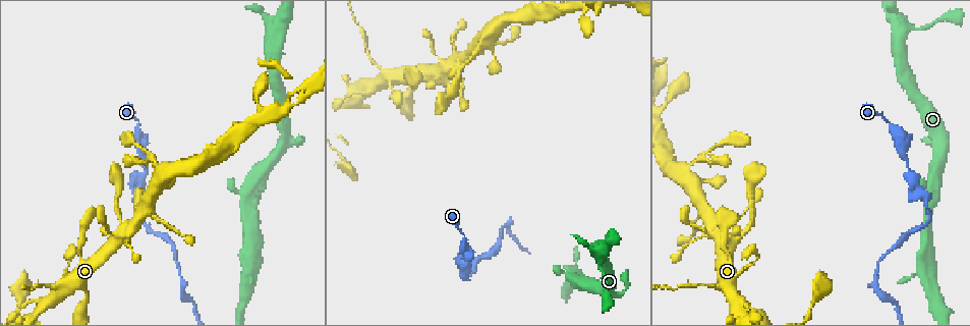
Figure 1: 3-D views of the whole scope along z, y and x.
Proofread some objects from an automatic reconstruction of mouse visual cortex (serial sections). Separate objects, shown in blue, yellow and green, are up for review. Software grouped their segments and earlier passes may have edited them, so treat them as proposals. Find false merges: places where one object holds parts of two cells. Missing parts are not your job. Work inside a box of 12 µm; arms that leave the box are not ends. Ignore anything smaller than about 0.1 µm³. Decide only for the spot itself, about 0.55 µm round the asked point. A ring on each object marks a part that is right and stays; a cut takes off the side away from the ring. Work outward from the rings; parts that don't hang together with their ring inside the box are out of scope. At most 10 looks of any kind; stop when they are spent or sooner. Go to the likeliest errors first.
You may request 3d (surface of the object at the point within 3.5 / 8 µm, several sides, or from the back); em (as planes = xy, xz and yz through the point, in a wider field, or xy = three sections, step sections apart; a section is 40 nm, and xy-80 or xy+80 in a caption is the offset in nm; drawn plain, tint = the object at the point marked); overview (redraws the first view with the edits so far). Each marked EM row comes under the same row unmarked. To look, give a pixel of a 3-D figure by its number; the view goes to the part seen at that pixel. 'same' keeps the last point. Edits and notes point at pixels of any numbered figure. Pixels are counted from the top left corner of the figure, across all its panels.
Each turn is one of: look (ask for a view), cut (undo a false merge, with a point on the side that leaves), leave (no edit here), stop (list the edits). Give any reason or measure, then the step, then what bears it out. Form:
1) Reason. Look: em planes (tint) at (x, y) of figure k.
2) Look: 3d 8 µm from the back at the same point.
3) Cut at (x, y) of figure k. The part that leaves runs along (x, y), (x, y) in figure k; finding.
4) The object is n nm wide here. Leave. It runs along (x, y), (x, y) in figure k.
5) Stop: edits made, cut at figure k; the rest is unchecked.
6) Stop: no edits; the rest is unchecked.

Thick turns thin. Look: 3d 3.5 µm at (147, 174) of figure 1.

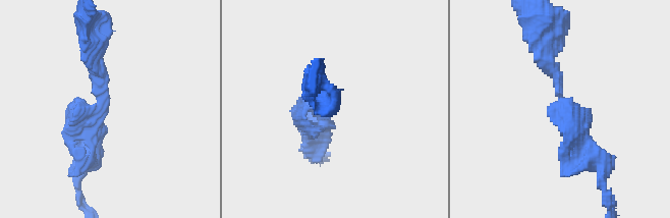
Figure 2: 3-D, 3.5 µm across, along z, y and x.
Leave. It runs along (546, 46), (576, 146), (593, 161) in figure 2; one cell here.

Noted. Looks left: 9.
Arms part here. Look: 3d 3.5 µm at (61, 285) of figure 1.

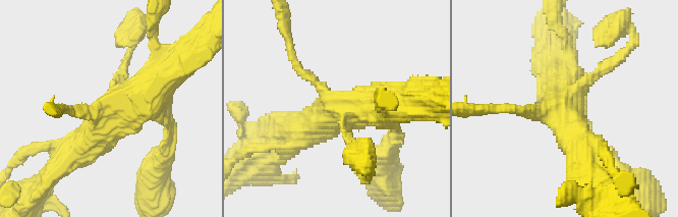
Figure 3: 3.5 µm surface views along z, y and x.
Now the EM. Look: em planes (tint) at (107, 112) of figure 3.

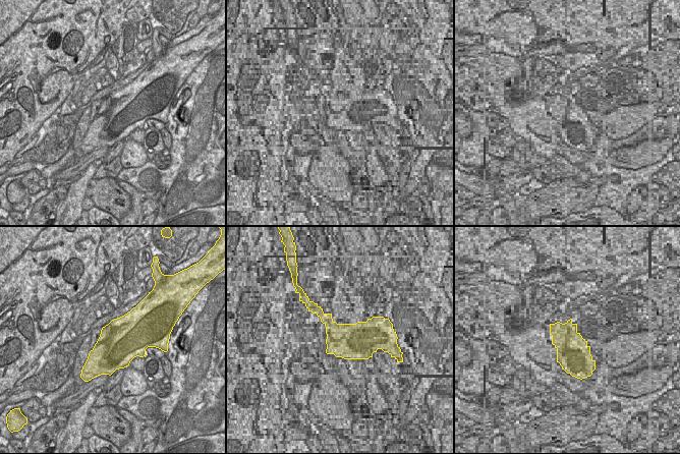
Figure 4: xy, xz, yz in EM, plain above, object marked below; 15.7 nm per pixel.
The object is 700 nm wide here. Leave. It runs along (166, 76), (68, 155) in figure 3; continuous, no second cell.

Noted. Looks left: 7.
Arms part here. Look: 3d 3.5 µm at (446, 82) of figure 1.

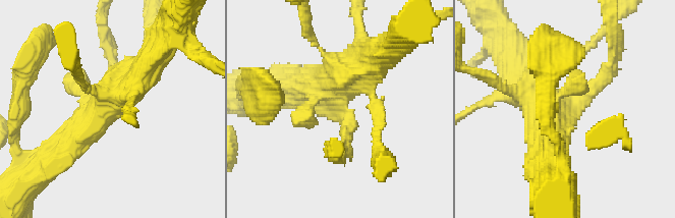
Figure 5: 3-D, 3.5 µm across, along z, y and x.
Look: em xy step 2 (tint) at (343, 107) of figure 5.

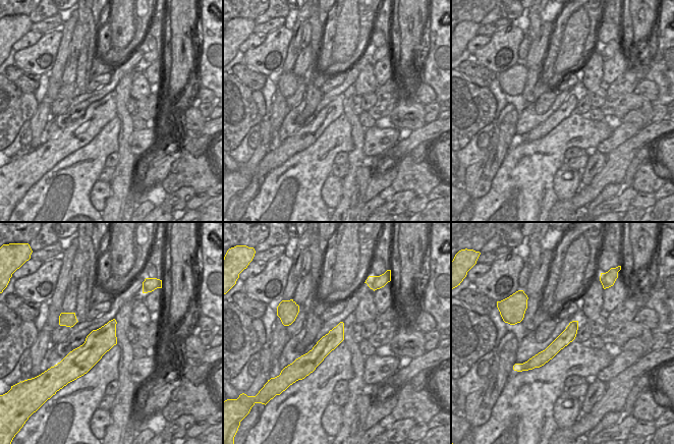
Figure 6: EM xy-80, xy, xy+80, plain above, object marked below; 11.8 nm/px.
Leave. It runs along (67, 145), (146, 72), (158, 47) in figure 5; all the same cell.

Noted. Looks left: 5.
Narrows sharply. Look: 3d 8 µm from the back at (688, 170) of figure 1.

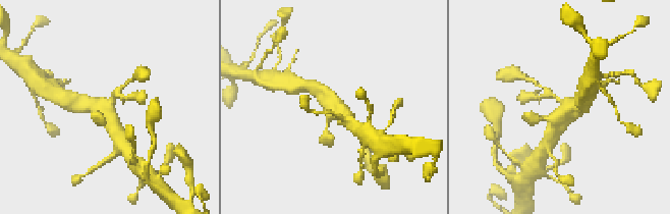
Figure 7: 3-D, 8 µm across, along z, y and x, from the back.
Now the EM. Look: em xy step 5 (tint) at (561, 107) of figure 7.

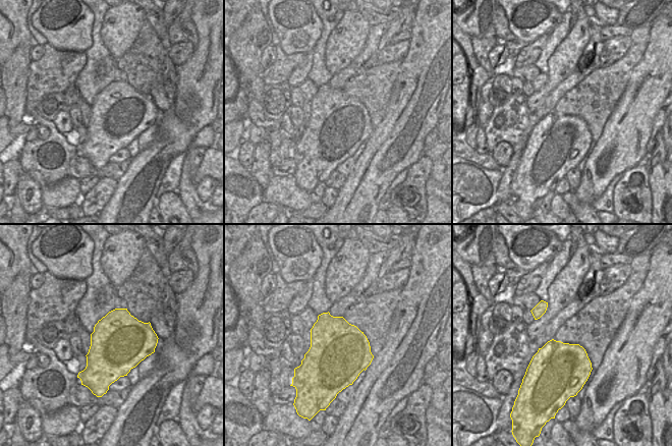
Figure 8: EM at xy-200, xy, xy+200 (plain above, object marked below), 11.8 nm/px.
The object is 700 nm wide here. Leave. It runs along (120, 138), (99, 107), (85, 106) in figure 7; all the same cell.

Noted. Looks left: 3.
Stop: no edits; the rest is unchecked.

